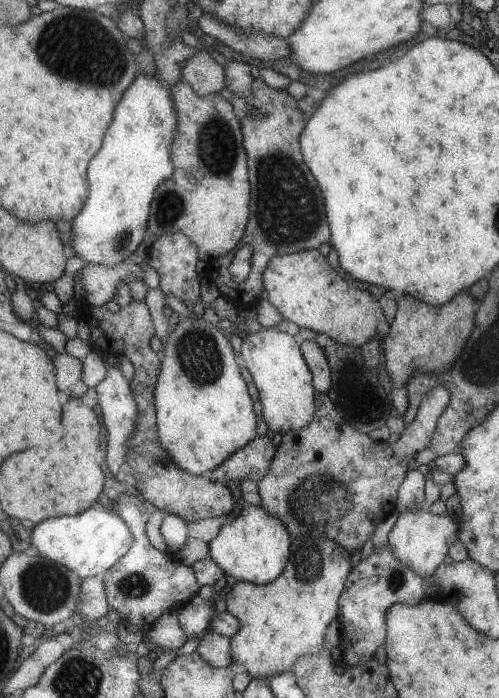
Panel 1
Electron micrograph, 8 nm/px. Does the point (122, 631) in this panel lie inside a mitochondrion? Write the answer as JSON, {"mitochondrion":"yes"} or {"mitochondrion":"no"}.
{"mitochondrion":"no"}

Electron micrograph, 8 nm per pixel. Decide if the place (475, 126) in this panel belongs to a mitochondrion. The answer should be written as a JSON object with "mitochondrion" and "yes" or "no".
{"mitochondrion":"no"}

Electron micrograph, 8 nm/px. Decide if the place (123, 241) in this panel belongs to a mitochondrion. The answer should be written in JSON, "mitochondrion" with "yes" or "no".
{"mitochondrion":"yes"}

